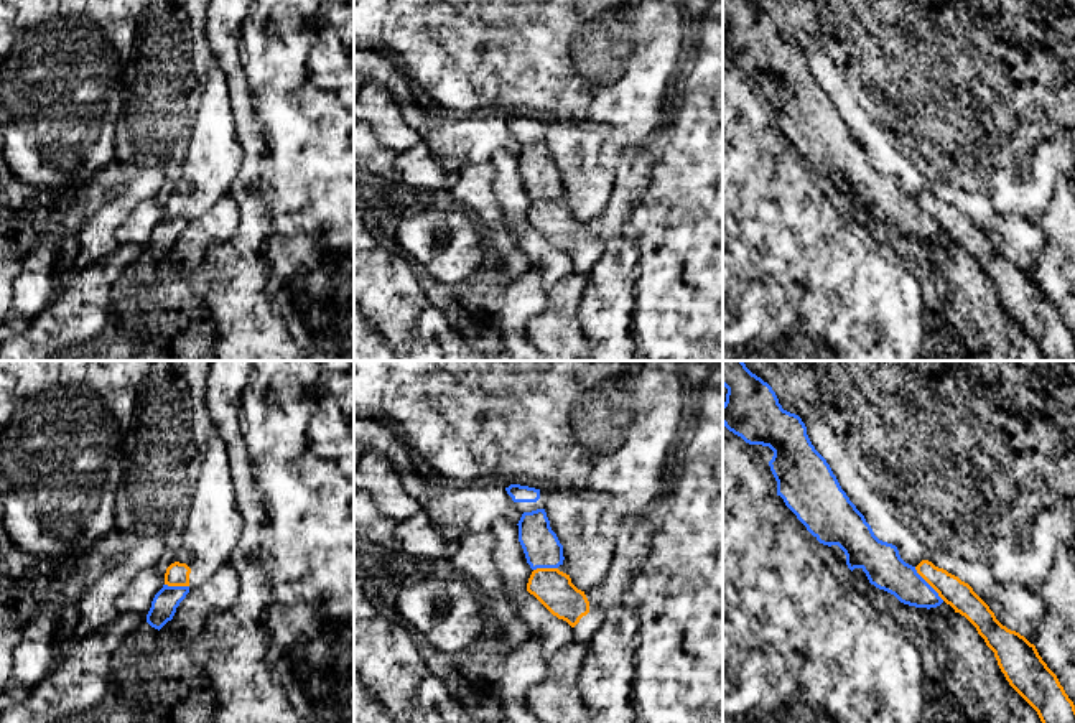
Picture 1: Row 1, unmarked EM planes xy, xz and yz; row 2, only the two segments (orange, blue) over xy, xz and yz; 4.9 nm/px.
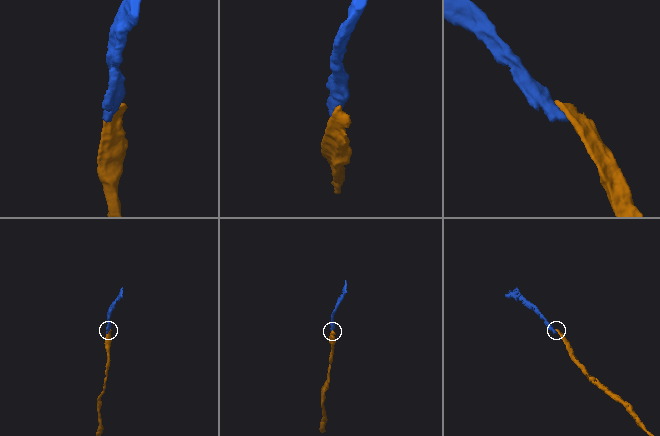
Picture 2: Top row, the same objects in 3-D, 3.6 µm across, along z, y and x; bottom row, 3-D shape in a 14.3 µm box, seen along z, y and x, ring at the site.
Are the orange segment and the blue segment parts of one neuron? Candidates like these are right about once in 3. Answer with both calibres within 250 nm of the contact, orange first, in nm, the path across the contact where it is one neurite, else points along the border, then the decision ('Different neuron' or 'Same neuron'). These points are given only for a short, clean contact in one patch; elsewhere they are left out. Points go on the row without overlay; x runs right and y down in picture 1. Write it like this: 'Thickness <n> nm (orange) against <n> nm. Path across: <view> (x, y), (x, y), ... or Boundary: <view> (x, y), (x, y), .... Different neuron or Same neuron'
Thickness 140 nm (orange) against 190 nm. Boundary: yz (914, 198), (944, 231). Different neuron

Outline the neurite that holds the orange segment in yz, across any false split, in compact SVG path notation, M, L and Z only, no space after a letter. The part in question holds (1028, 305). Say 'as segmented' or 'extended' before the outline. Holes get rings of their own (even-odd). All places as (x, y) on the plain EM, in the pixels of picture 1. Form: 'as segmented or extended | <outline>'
as segmented | M922 191L917 204L965 247L994 283L1009 316L1037 343L1044 361L1075 361L1075 336L1034 275L1003 257L989 237L958 208Z

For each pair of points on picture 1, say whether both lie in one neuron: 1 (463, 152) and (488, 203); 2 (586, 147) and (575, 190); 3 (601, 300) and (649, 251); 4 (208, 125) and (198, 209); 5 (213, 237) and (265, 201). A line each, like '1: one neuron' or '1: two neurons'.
1: two neurons
2: one neuron
3: one neuron
4: one neuron
5: two neurons

